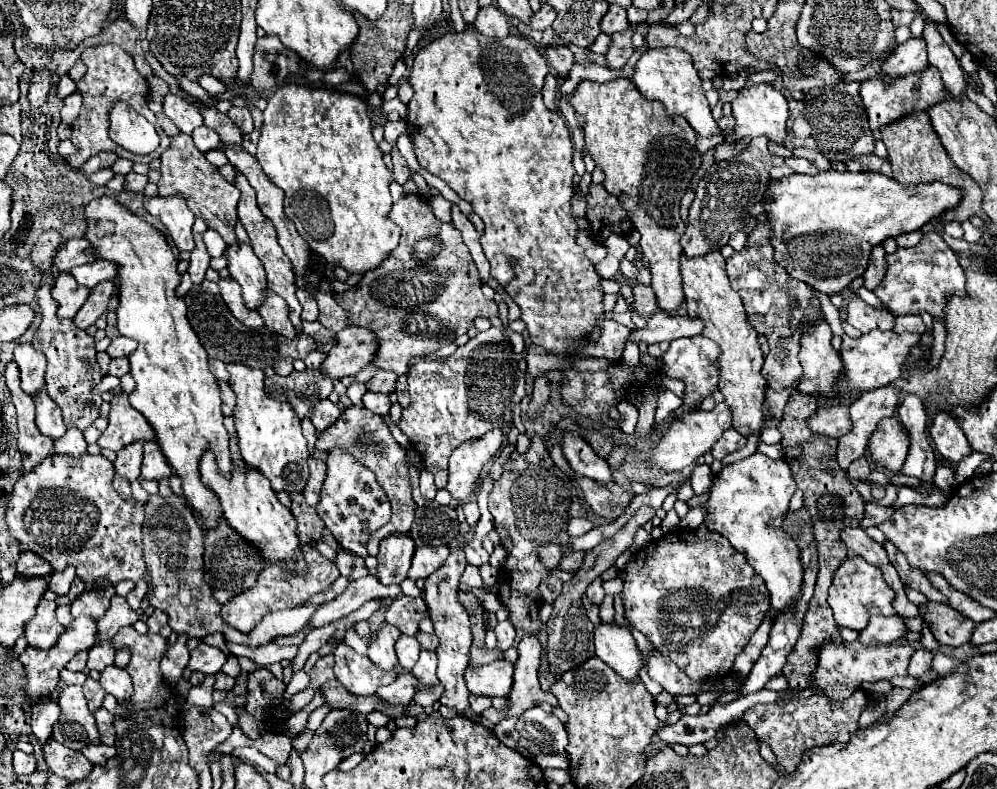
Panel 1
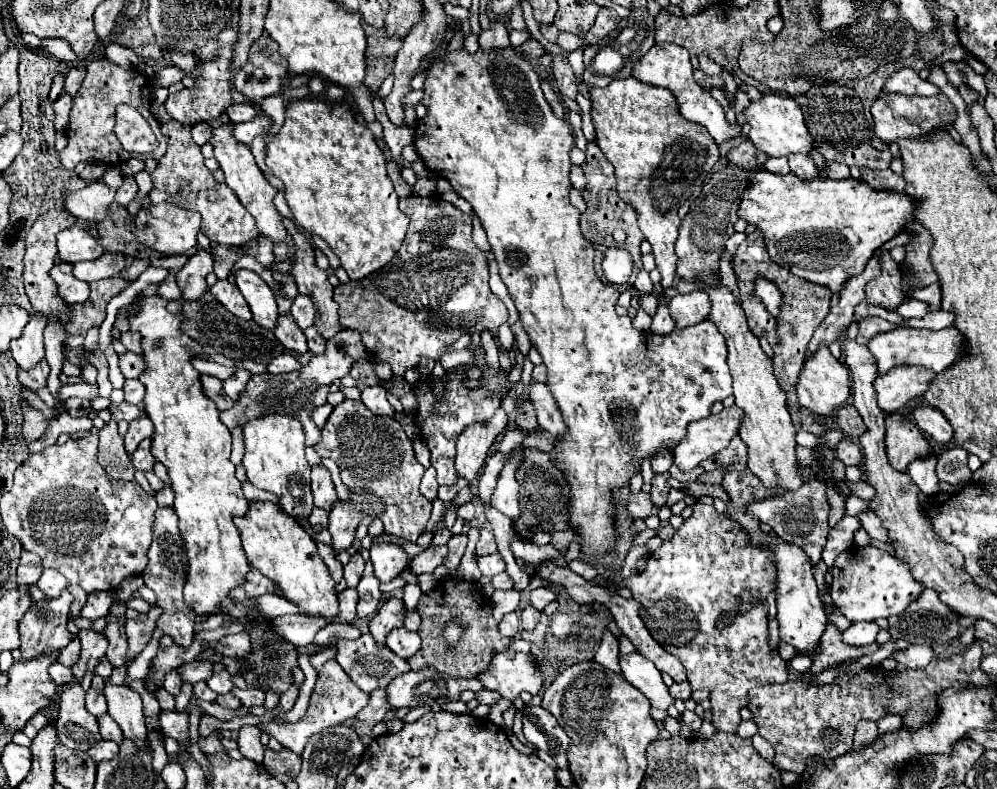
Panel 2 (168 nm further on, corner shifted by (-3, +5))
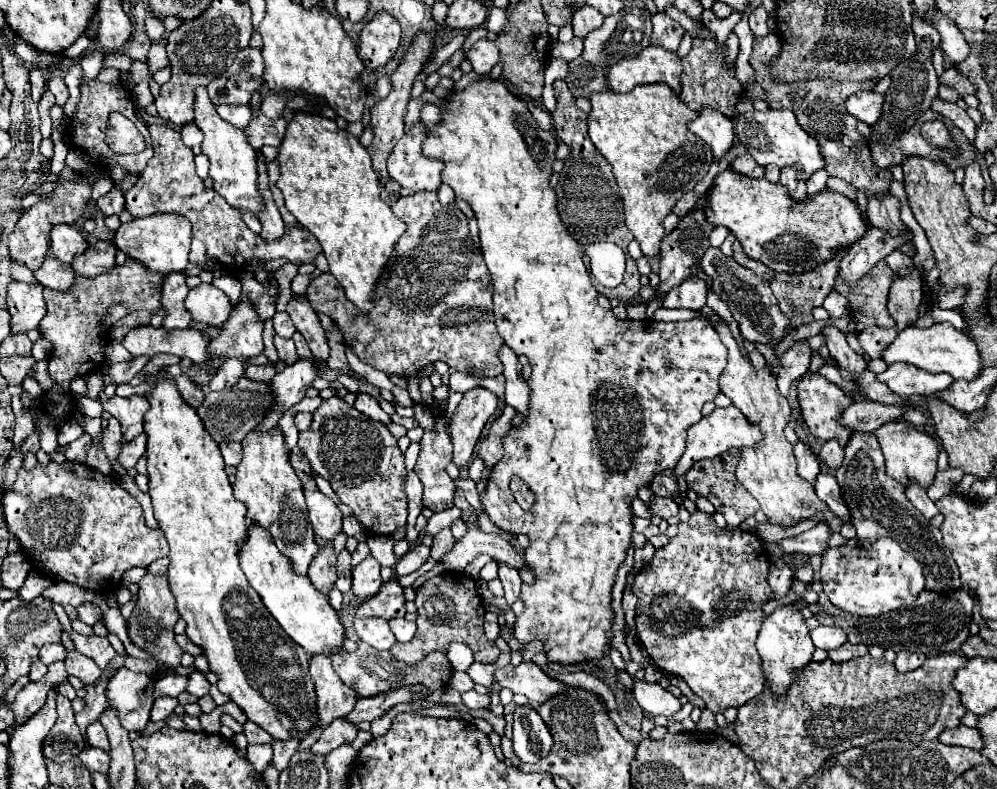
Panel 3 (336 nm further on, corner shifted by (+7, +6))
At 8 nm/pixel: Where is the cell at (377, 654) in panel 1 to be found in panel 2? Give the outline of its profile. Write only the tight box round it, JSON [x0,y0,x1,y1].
[370,598,406,644]

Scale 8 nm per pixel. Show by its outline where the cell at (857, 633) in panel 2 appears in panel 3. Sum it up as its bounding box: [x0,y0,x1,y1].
[812,625,848,651]

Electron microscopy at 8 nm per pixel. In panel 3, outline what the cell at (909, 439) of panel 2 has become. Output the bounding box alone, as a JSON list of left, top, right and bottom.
[874,419,938,487]

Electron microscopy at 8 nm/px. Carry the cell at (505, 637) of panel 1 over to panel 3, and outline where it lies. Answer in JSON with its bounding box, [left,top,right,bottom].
[484,613,500,641]

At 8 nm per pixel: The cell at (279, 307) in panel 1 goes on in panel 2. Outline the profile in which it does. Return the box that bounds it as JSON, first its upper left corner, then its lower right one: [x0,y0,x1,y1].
[274,314,308,354]

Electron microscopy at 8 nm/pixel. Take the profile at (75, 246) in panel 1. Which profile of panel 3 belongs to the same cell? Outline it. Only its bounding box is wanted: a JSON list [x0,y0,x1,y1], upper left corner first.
[50,225,88,263]

